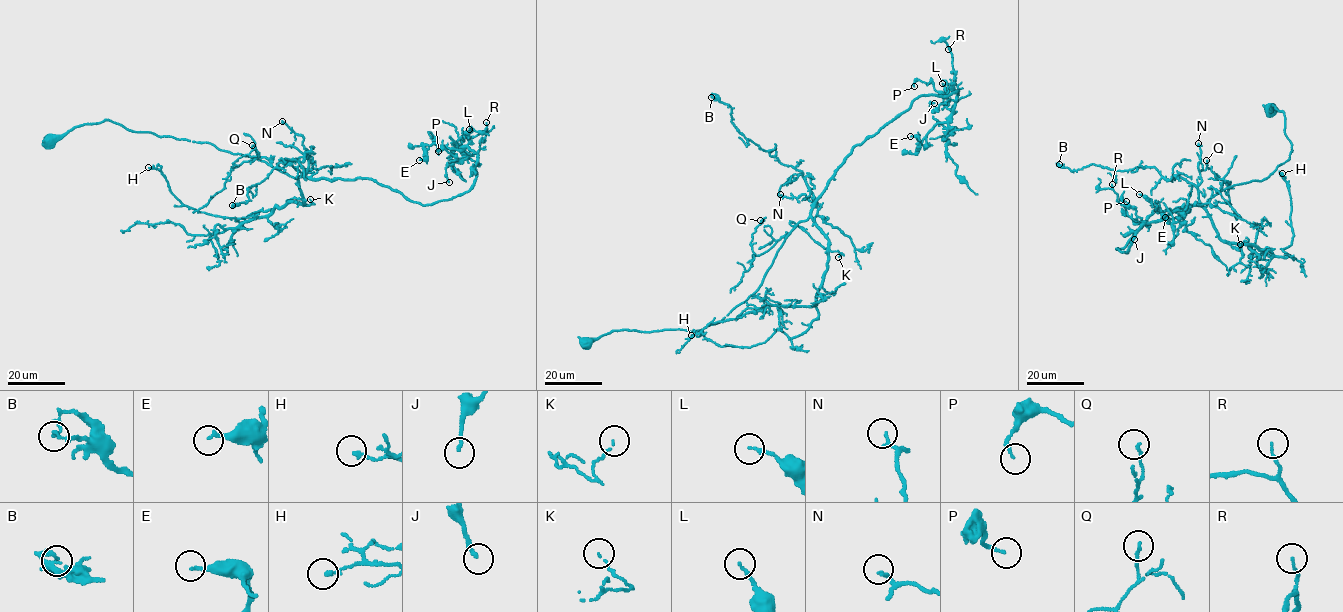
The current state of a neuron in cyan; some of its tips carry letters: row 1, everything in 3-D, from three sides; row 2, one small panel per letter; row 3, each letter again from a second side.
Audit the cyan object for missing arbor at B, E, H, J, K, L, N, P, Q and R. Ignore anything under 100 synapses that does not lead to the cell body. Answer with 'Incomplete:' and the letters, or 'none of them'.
Incomplete: none of them

